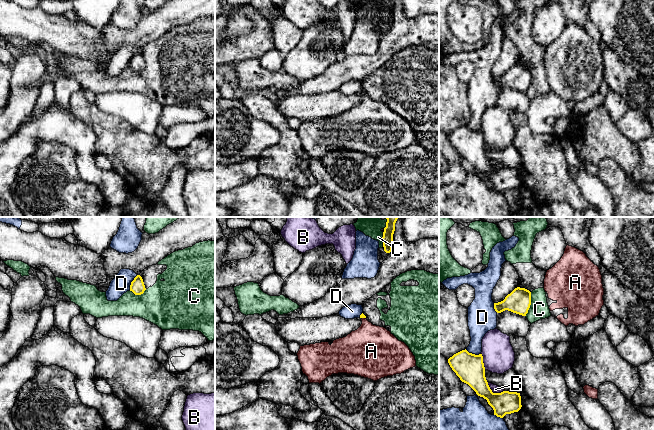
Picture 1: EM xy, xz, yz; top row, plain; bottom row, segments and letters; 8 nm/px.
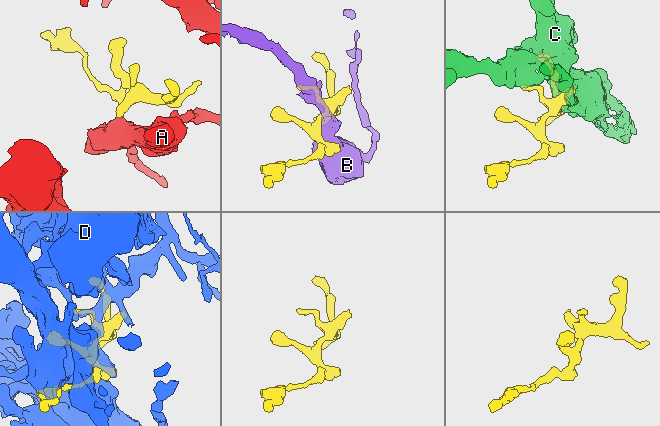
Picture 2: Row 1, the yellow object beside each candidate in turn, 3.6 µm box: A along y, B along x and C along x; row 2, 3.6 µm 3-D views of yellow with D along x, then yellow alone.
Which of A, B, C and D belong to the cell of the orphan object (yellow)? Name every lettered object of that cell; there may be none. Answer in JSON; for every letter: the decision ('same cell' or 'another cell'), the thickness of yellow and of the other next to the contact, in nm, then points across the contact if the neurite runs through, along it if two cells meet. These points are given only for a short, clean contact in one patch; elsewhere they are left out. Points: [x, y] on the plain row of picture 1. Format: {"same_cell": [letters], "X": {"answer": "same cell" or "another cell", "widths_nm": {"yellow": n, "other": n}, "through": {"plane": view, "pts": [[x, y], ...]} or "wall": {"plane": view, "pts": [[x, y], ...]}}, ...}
{"same_cell": ["A"], "A": {"answer": "same cell", "widths_nm": {"yellow": 40, "other": 360}, "through": {"plane": "xz", "pts": [[362, 91], [364, 93], [370, 123]]}}, "B": {"answer": "another cell", "widths_nm": {"yellow": 200, "other": 60}}, "C": {"answer": "another cell", "widths_nm": {"yellow": 190, "other": 160}}, "D": {"answer": "another cell", "widths_nm": {"yellow": 220, "other": 180}}}

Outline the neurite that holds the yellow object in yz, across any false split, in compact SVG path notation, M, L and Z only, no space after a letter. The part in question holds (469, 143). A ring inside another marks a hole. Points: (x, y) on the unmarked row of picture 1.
M465 125L450 133L448 139L462 158L468 160L478 172L487 176L497 193L503 194L506 190L518 188L521 185L520 169L492 168L485 153L482 130L475 131Z

